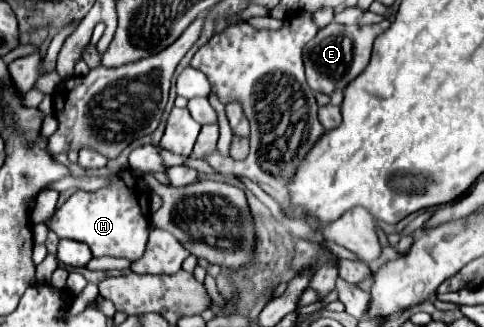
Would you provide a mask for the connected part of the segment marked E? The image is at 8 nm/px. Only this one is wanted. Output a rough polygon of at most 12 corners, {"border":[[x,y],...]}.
{"border":[[329,23],[303,55],[309,87],[345,89],[367,67],[371,27]]}

